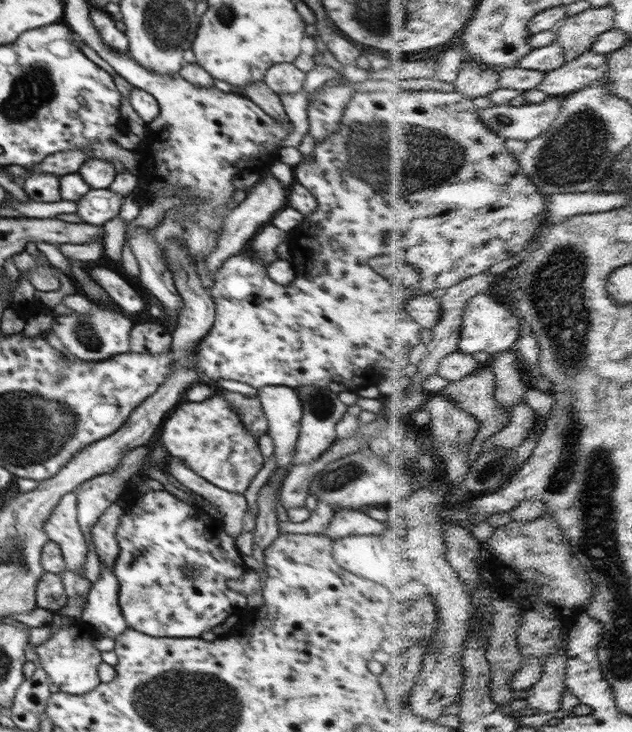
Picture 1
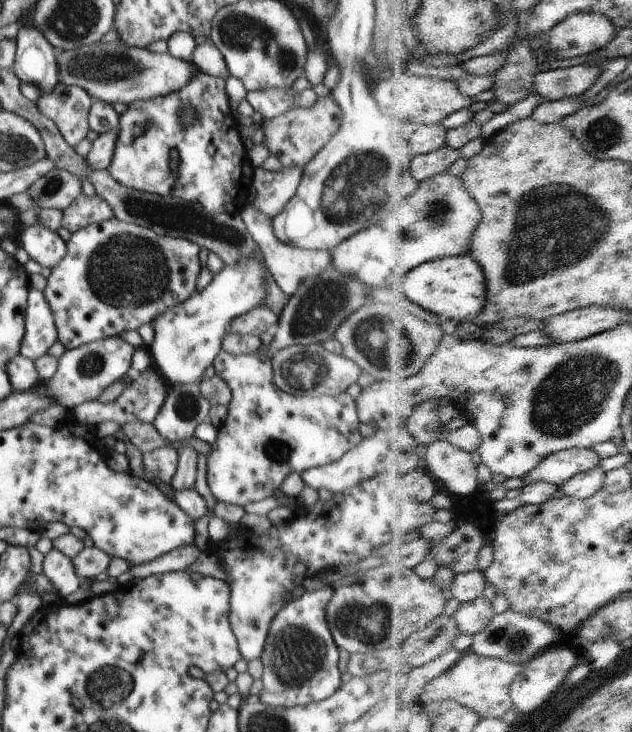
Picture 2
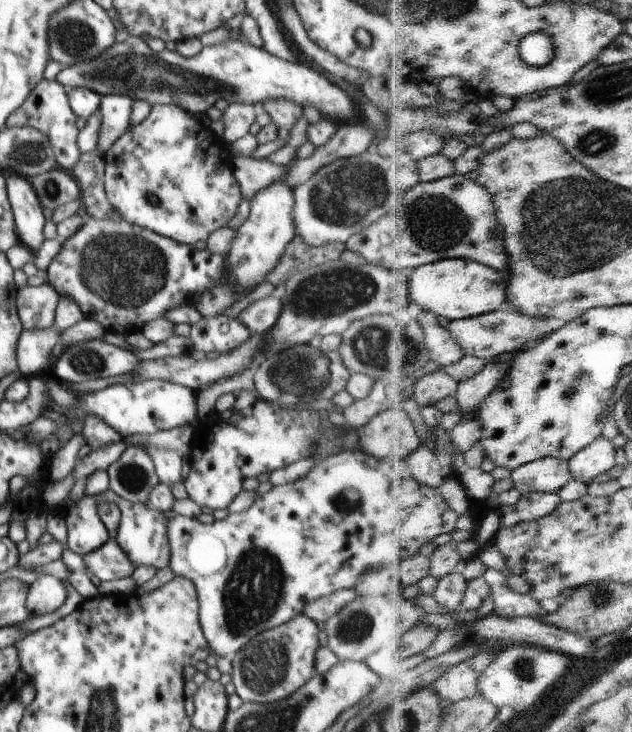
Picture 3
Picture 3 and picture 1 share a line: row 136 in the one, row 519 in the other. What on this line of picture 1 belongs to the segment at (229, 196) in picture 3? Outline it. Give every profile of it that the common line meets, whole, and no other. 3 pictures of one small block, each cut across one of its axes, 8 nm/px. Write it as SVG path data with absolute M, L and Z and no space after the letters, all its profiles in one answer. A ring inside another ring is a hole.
M165 490L148 491L141 497L133 499L128 503L128 507L123 512L116 527L119 553L112 569L119 582L119 605L129 628L142 631L142 634L149 634L153 637L198 638L204 632L211 631L214 626L224 623L226 618L231 614L245 611L247 608L247 598L243 594L232 590L227 585L227 582L229 580L240 580L248 568L244 565L245 557L241 555L236 546L236 538L226 532L223 521L222 519L212 517L209 513L203 511L200 506L180 500L180 498ZM185 566L191 566L193 573L185 573Z

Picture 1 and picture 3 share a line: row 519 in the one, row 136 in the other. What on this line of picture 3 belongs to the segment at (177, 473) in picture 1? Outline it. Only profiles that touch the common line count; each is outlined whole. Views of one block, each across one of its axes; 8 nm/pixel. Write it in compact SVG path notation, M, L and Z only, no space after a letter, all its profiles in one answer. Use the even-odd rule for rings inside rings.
M244 102L229 104L222 116L225 142L231 144L246 136L250 126L256 122L258 111L259 107L254 104L244 104Z

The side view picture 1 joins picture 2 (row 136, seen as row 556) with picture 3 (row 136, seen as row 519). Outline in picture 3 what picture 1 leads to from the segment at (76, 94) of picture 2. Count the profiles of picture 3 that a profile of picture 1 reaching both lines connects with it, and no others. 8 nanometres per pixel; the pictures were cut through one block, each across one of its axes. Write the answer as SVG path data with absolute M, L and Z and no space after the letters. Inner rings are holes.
M42 79L38 82L38 86L35 86L34 90L30 92L30 96L26 98L24 104L10 114L8 120L6 120L6 127L30 126L42 132L44 136L48 136L58 167L70 172L78 164L82 152L77 145L79 133L78 126L76 125L77 116L70 106L67 91L56 79Z

